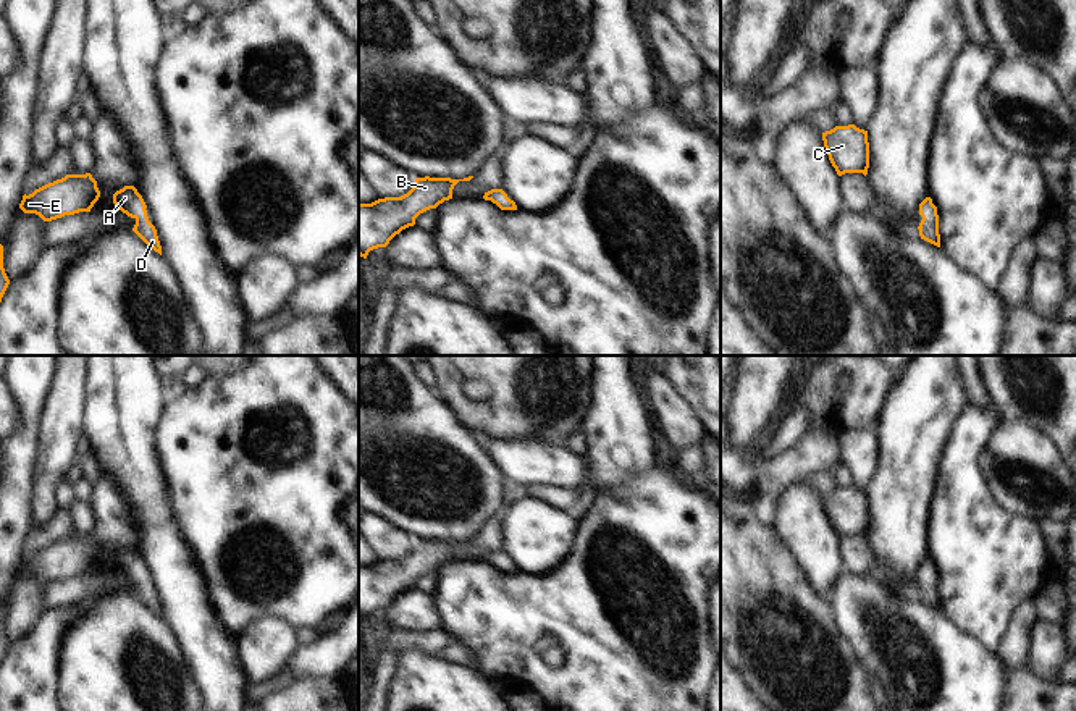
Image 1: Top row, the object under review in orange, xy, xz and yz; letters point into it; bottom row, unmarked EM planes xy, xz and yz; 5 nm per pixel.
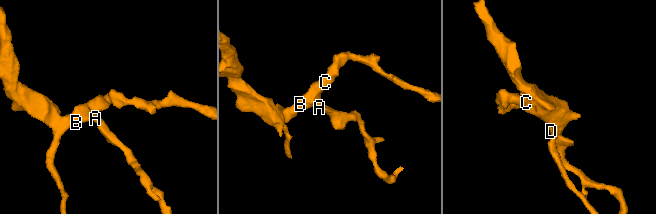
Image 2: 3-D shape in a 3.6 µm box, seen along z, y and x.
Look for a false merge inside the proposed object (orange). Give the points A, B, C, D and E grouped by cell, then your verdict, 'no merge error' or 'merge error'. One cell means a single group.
A B C D E | no merge error

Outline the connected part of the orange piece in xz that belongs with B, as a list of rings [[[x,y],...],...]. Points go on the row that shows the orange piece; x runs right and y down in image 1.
[[[417,178],[414,187],[401,197],[385,197],[372,204],[359,204],[359,255],[367,259],[370,250],[386,247],[396,234],[414,226],[420,213],[452,199],[452,189],[459,181],[470,181],[472,178]]]

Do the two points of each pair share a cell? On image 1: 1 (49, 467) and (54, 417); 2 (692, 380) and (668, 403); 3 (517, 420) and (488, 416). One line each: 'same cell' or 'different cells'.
1: same cell
2: different cells
3: same cell

